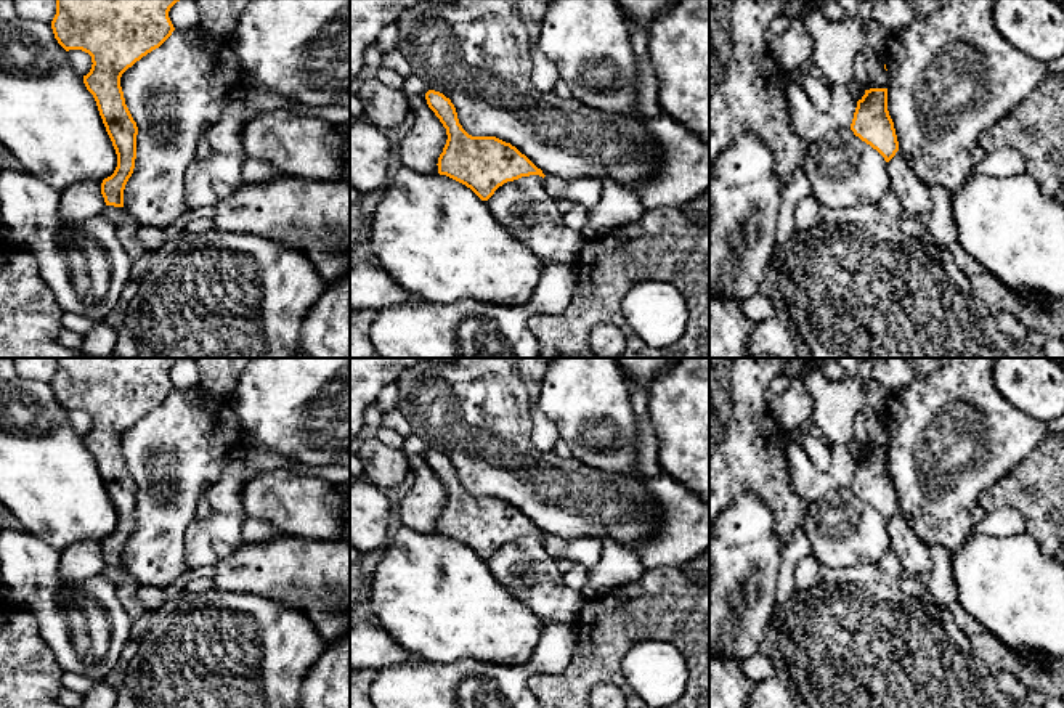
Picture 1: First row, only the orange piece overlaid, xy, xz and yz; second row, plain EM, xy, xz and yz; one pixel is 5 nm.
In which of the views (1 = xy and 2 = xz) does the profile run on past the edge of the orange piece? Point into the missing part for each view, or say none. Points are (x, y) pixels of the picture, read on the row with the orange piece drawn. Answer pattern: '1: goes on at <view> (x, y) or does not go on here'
1: does not go on here
2: does not go on here

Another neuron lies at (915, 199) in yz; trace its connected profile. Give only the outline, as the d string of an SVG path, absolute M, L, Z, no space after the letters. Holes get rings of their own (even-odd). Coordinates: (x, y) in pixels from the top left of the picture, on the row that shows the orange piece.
M899 153L887 162L887 172L904 215L915 218L928 217L932 209L929 189L916 178Z

